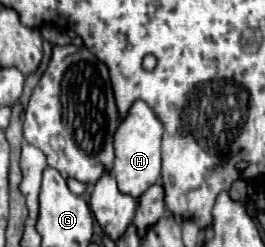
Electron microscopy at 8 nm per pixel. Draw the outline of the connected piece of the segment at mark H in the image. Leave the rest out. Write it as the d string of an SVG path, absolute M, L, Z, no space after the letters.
M136 100L128 114L122 118L116 134L114 134L114 166L112 174L118 180L118 188L134 198L140 198L152 184L160 180L160 144L162 144L164 124L160 122L158 114L144 102Z

